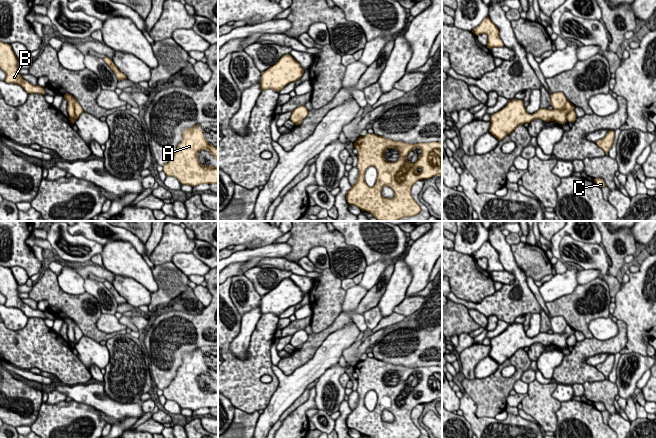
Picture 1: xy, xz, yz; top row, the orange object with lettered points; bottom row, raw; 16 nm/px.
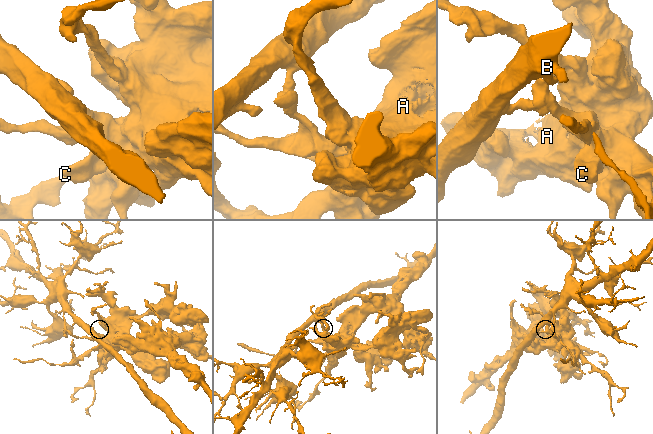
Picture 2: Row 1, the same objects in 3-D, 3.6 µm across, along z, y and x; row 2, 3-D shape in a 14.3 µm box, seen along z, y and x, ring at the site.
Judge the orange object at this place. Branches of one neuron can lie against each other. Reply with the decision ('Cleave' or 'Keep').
Cleave

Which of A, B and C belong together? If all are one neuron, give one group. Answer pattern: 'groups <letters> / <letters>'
groups A C / B

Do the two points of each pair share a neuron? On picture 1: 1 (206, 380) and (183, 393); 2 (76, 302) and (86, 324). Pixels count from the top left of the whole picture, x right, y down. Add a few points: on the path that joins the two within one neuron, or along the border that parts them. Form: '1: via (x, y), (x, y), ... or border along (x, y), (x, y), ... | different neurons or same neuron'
1: via (200, 385), (189, 388) | same neuron
2: via (79, 307), (85, 314), (86, 319) | same neuron

